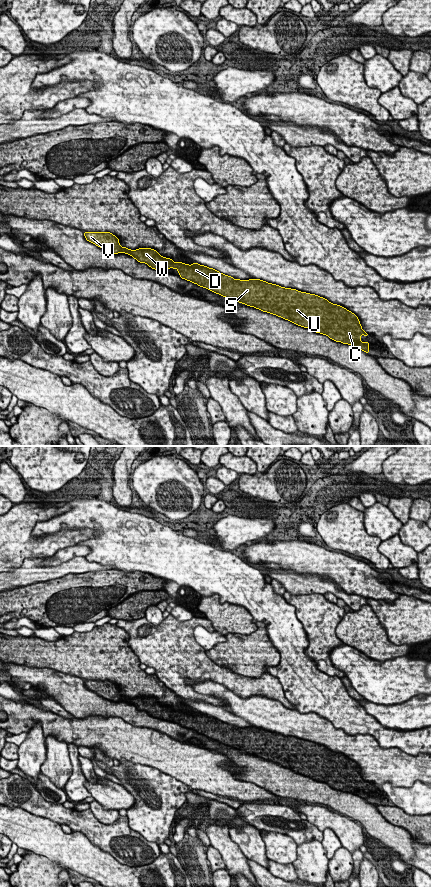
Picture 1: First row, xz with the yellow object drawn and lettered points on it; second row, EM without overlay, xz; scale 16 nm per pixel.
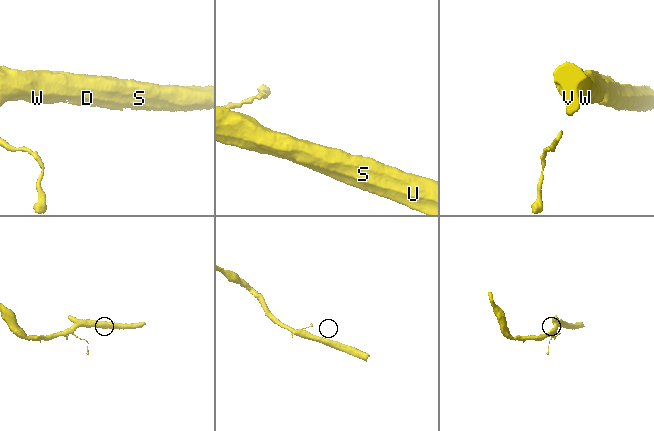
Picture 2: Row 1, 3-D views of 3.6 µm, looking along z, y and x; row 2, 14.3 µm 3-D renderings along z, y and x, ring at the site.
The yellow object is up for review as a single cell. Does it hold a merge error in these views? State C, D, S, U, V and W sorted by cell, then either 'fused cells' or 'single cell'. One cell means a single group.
groups C D S U V W; single cell

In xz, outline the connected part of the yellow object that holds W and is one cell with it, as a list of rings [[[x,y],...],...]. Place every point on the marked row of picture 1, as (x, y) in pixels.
[[[84,232],[84,236],[87,241],[95,244],[107,252],[114,254],[128,254],[136,261],[146,263],[152,269],[166,273],[169,268],[177,268],[180,278],[197,284],[200,287],[206,288],[221,295],[222,297],[226,297],[247,306],[259,309],[263,312],[276,315],[298,326],[326,335],[336,342],[354,346],[369,354],[369,342],[361,341],[361,335],[363,334],[367,337],[369,333],[366,333],[362,329],[358,317],[346,308],[333,304],[323,297],[301,292],[296,289],[281,287],[276,284],[267,283],[266,281],[260,279],[235,280],[235,277],[225,275],[213,268],[200,265],[196,262],[192,265],[182,262],[175,263],[172,259],[162,257],[156,250],[151,248],[131,250],[126,247],[121,247],[118,237],[110,232]]]

